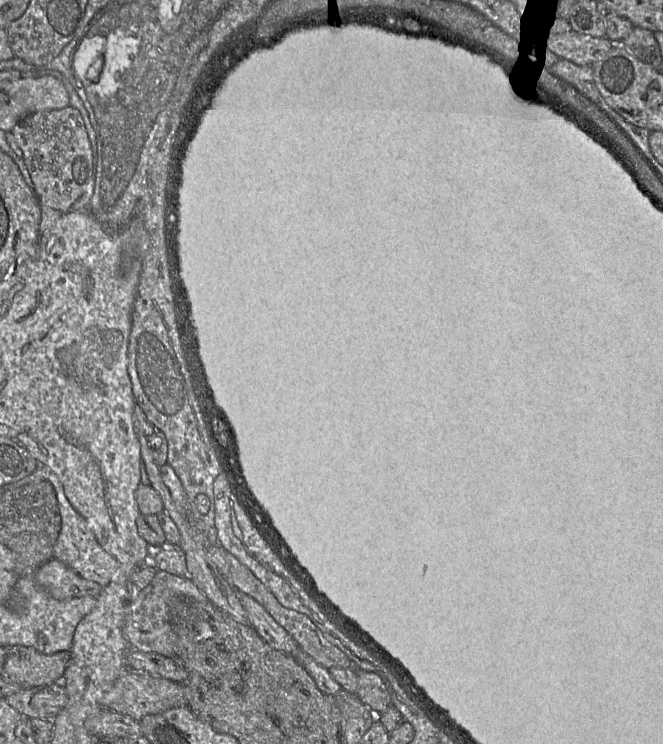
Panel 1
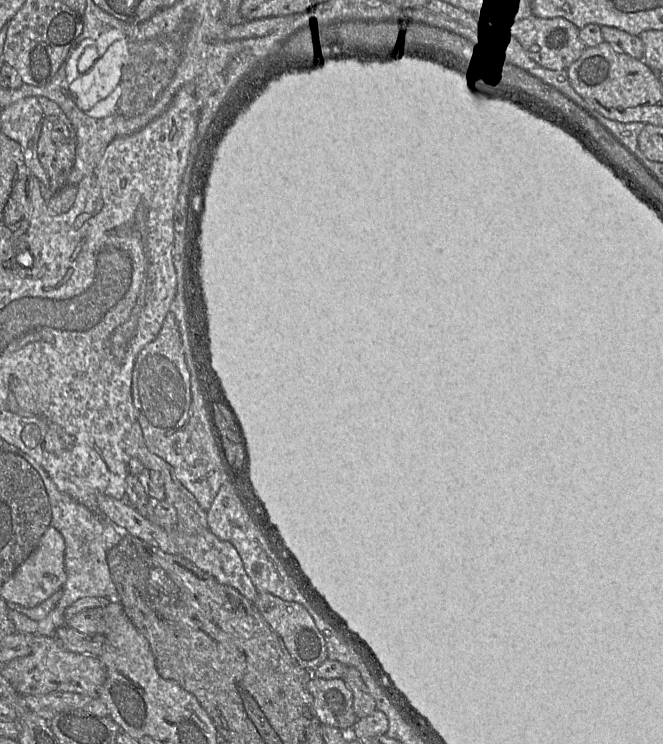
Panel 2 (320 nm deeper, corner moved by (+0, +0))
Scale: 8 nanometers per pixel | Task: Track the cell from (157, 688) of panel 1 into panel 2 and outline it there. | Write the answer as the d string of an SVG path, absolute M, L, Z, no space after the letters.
M25 634L31 653L1 666L3 677L21 696L44 695L51 692L76 692L97 697L106 680L106 670L99 657L65 650L54 637Z

